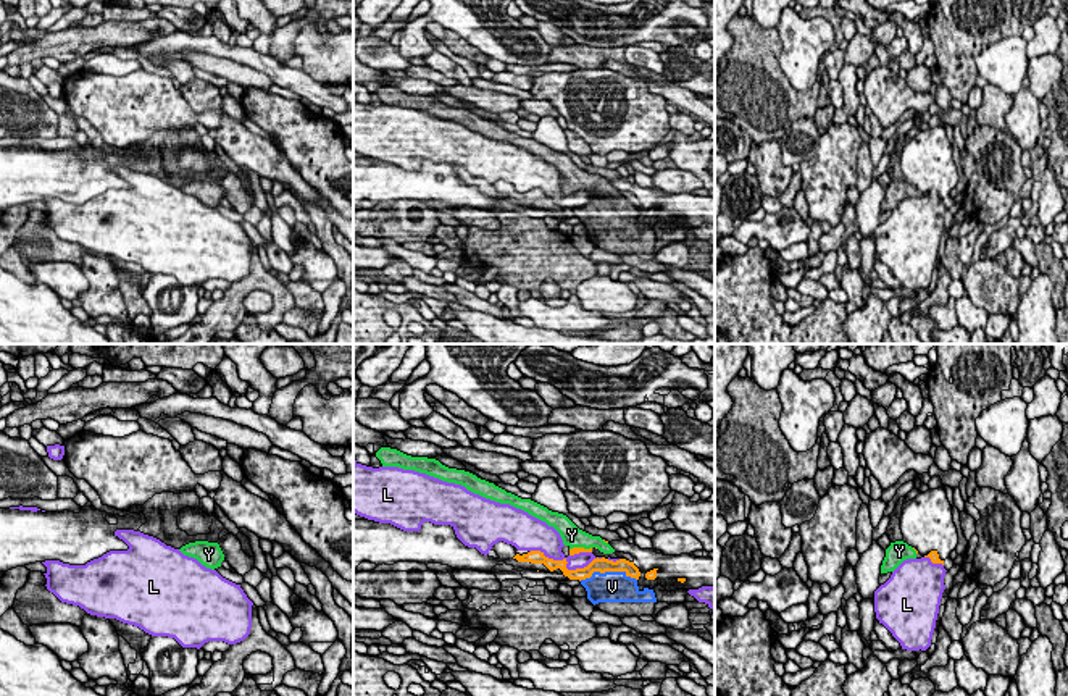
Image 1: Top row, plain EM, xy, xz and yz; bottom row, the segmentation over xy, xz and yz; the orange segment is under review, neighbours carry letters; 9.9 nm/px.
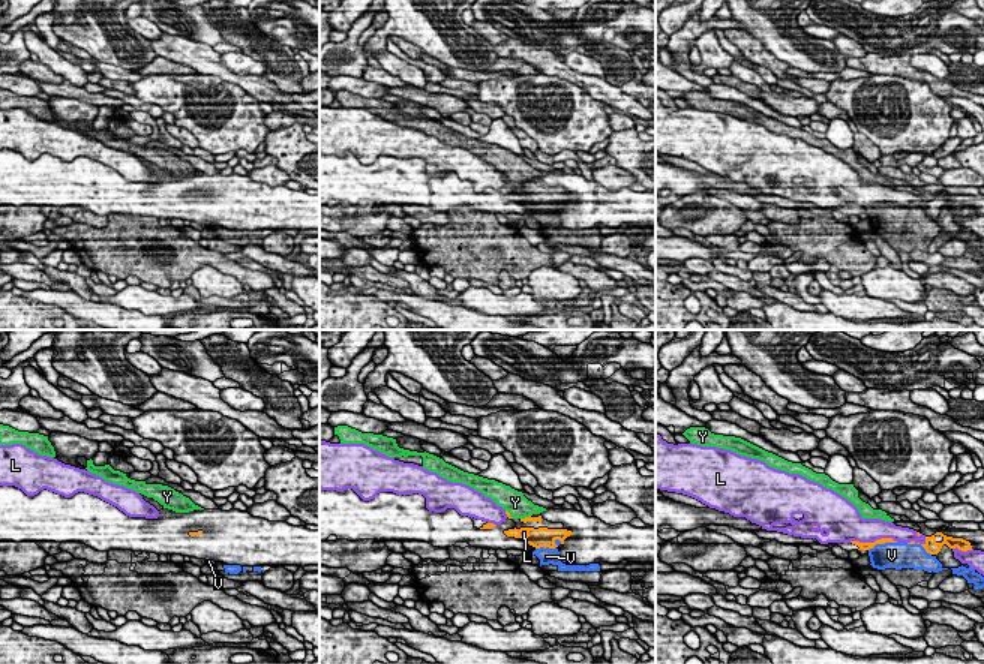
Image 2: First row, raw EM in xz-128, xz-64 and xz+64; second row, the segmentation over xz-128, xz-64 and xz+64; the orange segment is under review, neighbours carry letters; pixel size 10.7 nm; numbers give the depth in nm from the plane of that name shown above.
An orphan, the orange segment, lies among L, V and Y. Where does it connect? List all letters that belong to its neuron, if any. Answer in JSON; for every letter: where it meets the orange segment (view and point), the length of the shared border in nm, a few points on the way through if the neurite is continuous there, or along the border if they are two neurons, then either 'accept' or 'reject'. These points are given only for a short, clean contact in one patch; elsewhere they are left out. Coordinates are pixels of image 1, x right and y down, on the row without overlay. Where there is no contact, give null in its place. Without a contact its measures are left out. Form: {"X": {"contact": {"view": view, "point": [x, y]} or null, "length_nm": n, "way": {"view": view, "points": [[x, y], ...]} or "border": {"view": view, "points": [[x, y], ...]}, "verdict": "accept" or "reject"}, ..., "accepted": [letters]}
{"L": {"contact": {"view": "xz", "point": [567, 201]}, "length_nm": 750, "verdict": "reject"}, "V": {"contact": {"view": "xz", "point": [607, 209]}, "length_nm": 600, "verdict": "accept"}, "Y": {"contact": {"view": "xz", "point": [579, 186]}, "length_nm": 220, "verdict": "accept"}, "accepted": ["V", "Y"]}

